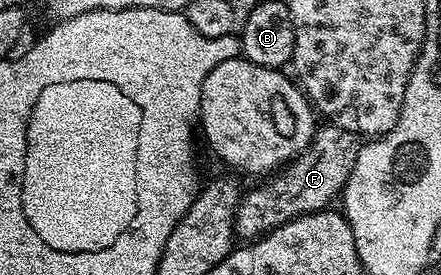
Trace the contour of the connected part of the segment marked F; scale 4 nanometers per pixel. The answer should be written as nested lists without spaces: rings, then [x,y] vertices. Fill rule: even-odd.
[[[337,124],[319,125],[314,131],[310,147],[301,151],[298,157],[274,171],[255,190],[241,195],[238,211],[234,217],[234,233],[243,243],[253,242],[263,234],[271,234],[277,226],[293,218],[325,210],[330,202],[339,197],[342,187],[356,164],[360,145],[359,139],[351,130]]]

